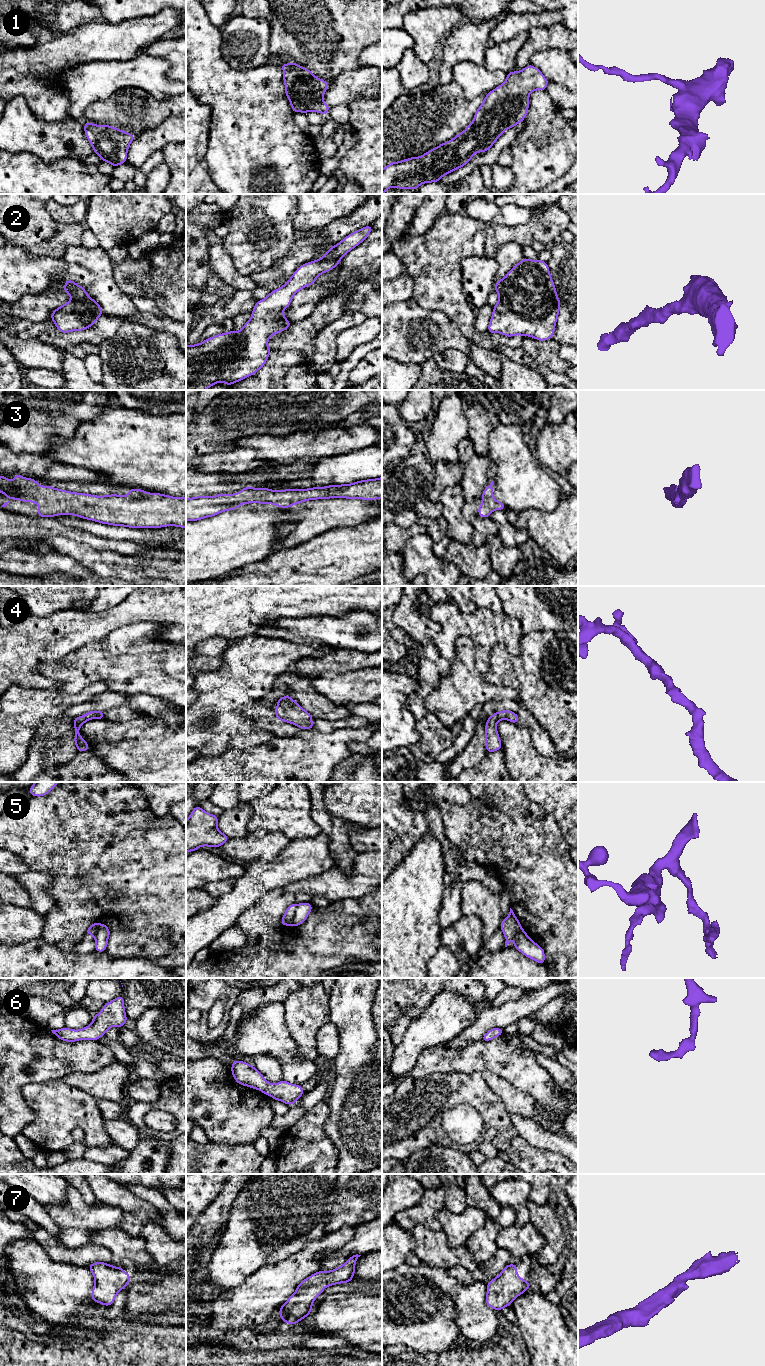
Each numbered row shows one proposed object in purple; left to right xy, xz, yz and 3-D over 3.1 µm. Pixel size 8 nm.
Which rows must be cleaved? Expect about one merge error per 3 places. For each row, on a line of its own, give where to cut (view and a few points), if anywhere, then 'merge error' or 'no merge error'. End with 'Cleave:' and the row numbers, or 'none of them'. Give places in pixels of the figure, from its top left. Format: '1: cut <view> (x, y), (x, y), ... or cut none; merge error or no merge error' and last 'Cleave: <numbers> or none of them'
1: cut none; no merge error
2: cut none; no merge error
3: cut none; no merge error
4: cut none; no merge error
5: cut xz (297, 905), (290, 924); merge error
6: cut none; no merge error
7: cut none; no merge error
Cleave: 5

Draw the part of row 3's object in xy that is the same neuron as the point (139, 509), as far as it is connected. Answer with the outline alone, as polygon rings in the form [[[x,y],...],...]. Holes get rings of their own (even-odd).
[[[16,473],[14,481],[0,475],[0,492],[9,500],[33,502],[40,507],[37,517],[75,515],[102,524],[129,528],[186,528],[186,498],[147,493],[129,488],[127,496],[95,496],[41,486]]]

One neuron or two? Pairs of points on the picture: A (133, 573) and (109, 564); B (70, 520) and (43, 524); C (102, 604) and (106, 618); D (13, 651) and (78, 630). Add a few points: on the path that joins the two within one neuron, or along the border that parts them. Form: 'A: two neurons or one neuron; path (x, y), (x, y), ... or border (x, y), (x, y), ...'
A: one neuron; path (127, 568), (115, 565)
B: two neurons; border (54, 516), (65, 524), (83, 530)
C: two neurons; border (125, 599), (103, 610), (81, 610)
D: one neuron; path (29, 645), (37, 641), (51, 639), (62, 632)

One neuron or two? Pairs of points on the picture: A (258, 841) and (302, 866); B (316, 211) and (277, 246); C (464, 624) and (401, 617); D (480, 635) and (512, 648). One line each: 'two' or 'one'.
A: two
B: two
C: two
D: one

